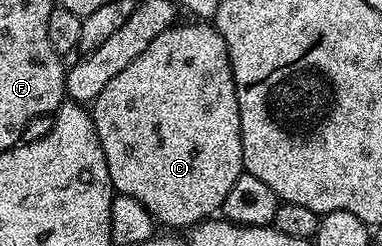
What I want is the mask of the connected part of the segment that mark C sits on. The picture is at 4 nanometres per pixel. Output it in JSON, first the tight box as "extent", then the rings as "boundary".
{"extent":[90,20,245,228],"boundary":[[[191,20],[188,26],[176,24],[165,32],[161,32],[161,36],[157,36],[157,40],[153,40],[153,44],[149,44],[149,48],[145,48],[145,52],[141,52],[141,56],[137,56],[137,60],[133,60],[133,64],[129,64],[129,68],[124,68],[117,76],[113,76],[113,80],[109,80],[109,84],[105,84],[104,90],[95,98],[90,115],[95,122],[97,136],[101,140],[101,148],[105,152],[105,164],[109,168],[114,193],[140,202],[151,213],[152,219],[156,223],[164,222],[167,226],[191,228],[210,219],[214,215],[211,213],[214,210],[216,213],[222,207],[229,188],[233,188],[233,184],[237,184],[237,180],[245,172],[243,149],[241,148],[241,112],[231,71],[229,52],[219,31],[206,21]]]}

